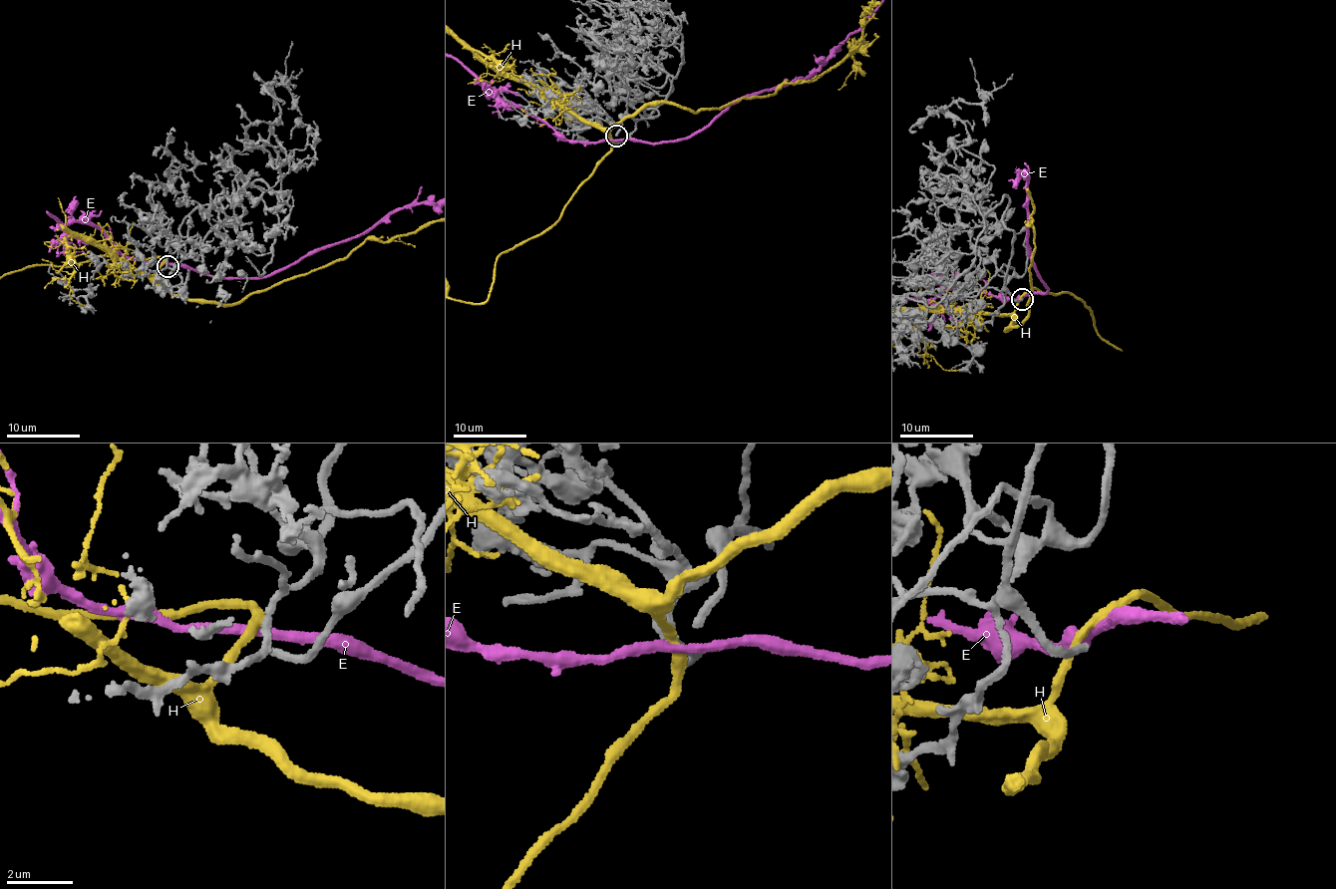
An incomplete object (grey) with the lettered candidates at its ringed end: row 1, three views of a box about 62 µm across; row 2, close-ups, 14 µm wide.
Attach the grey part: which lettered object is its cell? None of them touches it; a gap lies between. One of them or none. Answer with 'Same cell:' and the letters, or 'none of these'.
Same cell: none of these

